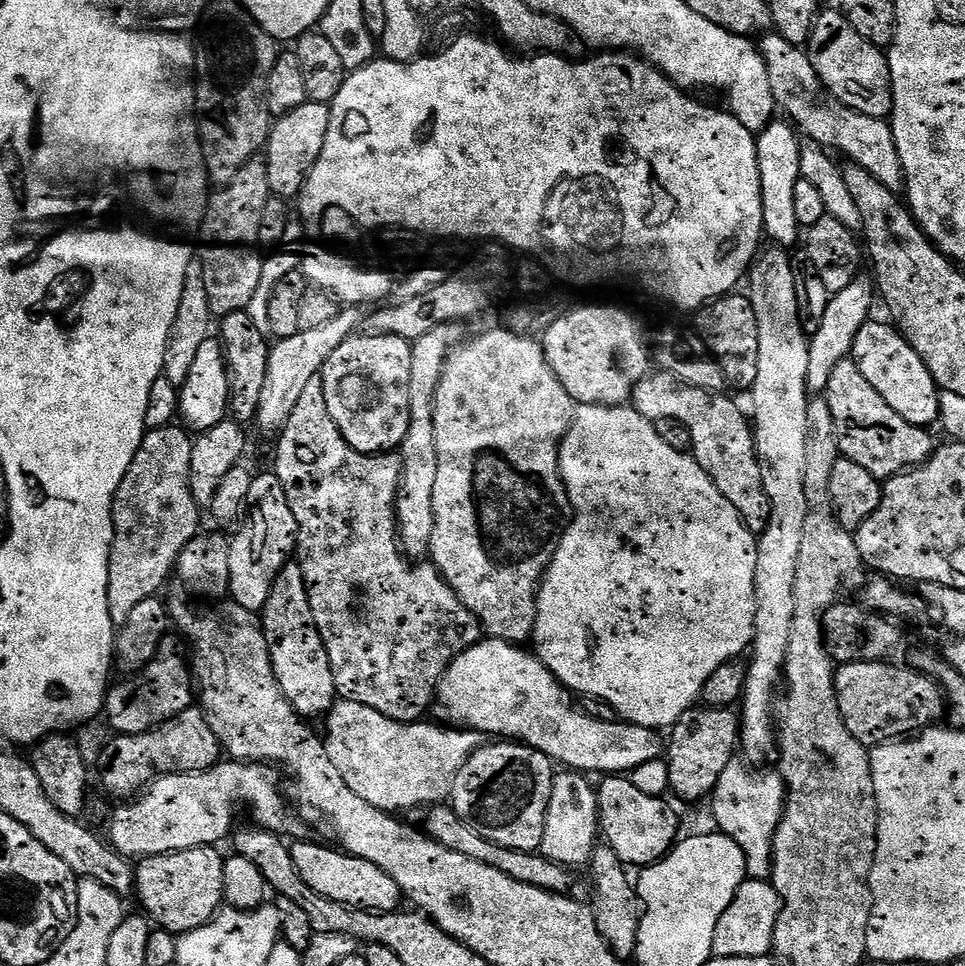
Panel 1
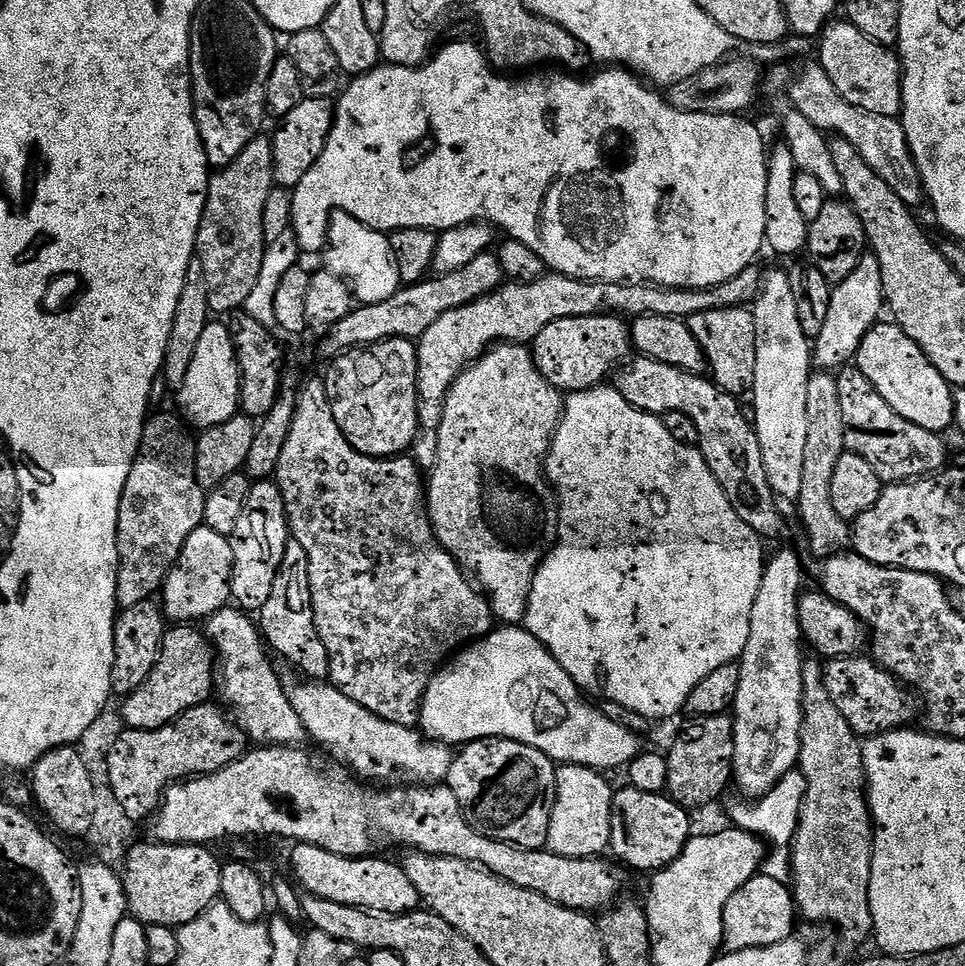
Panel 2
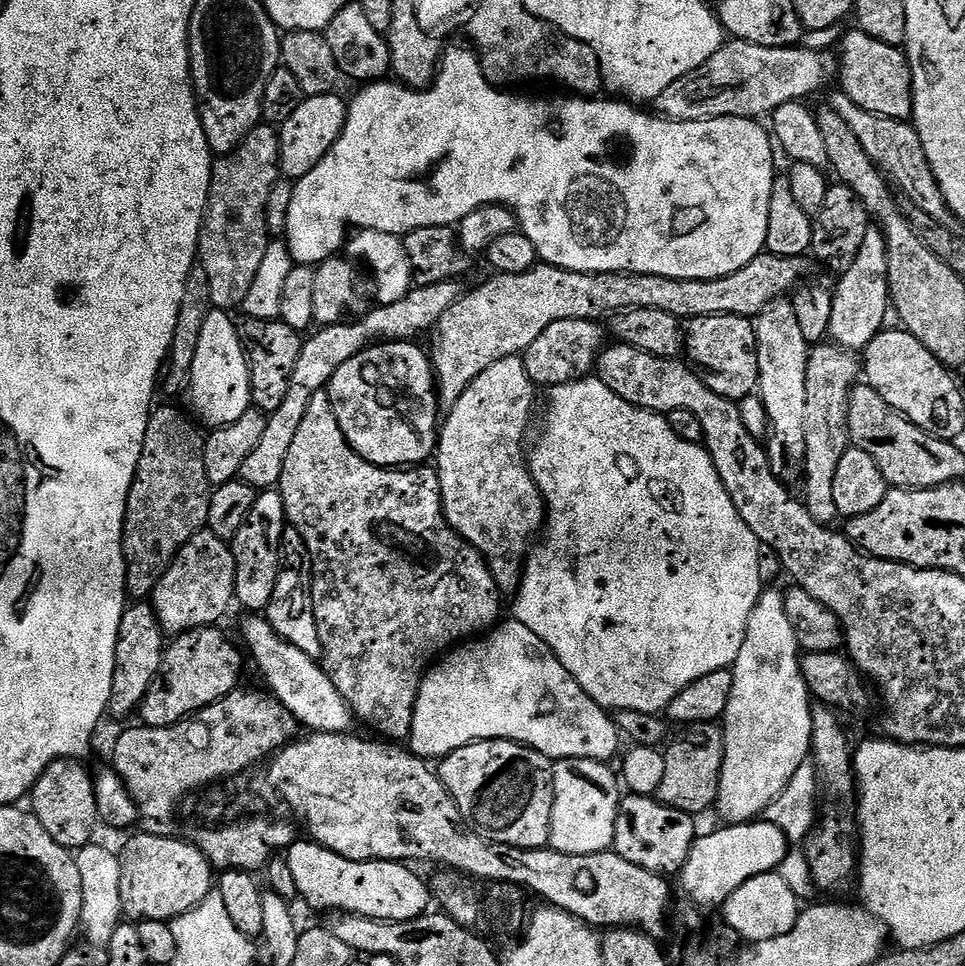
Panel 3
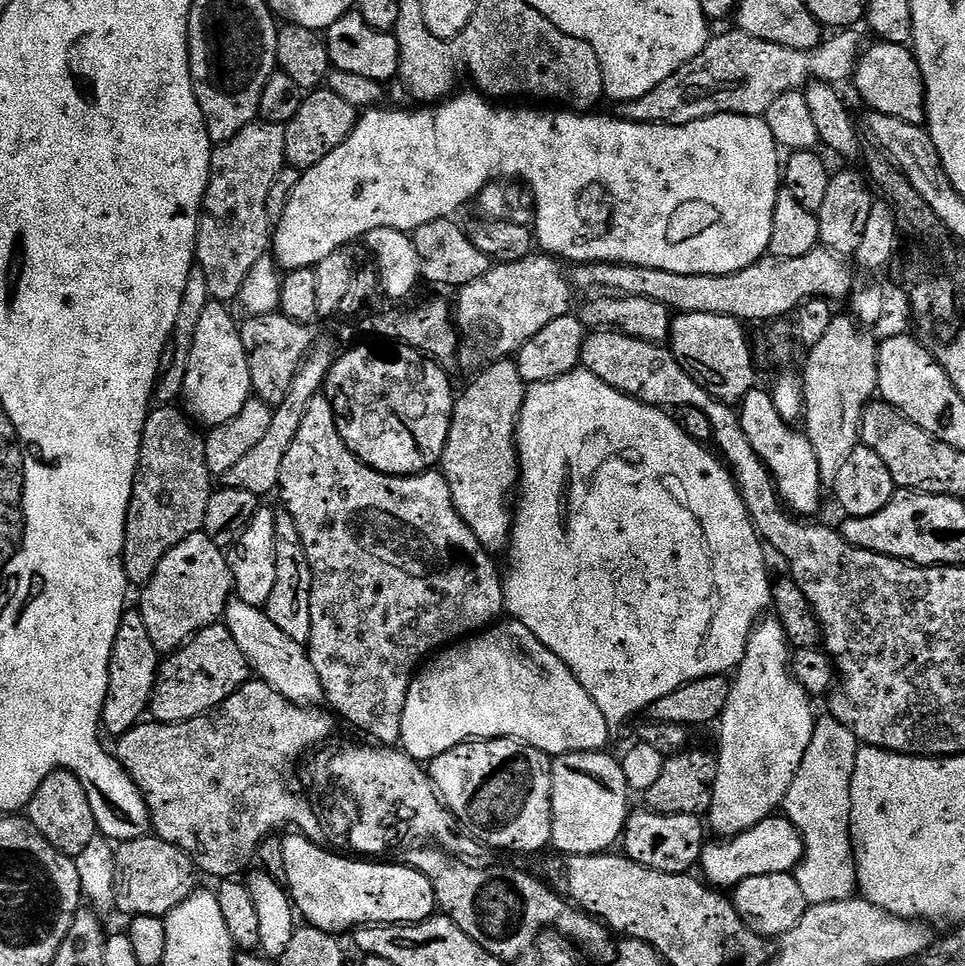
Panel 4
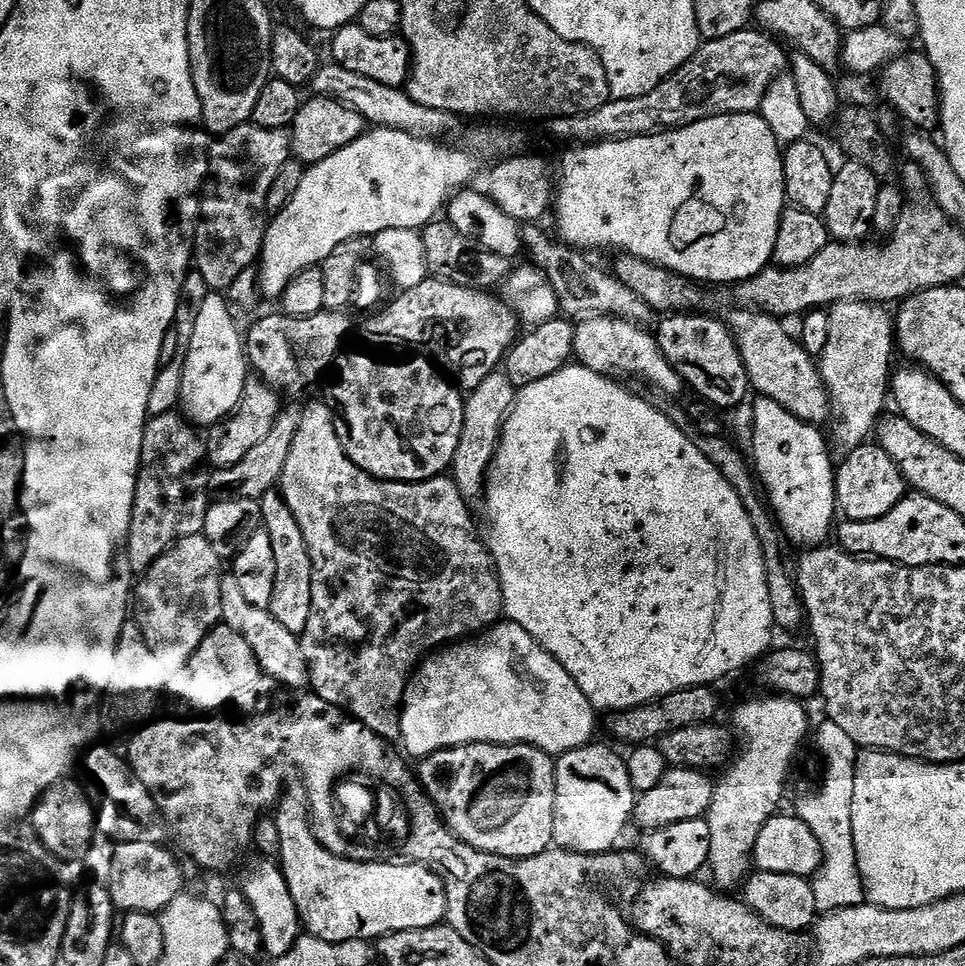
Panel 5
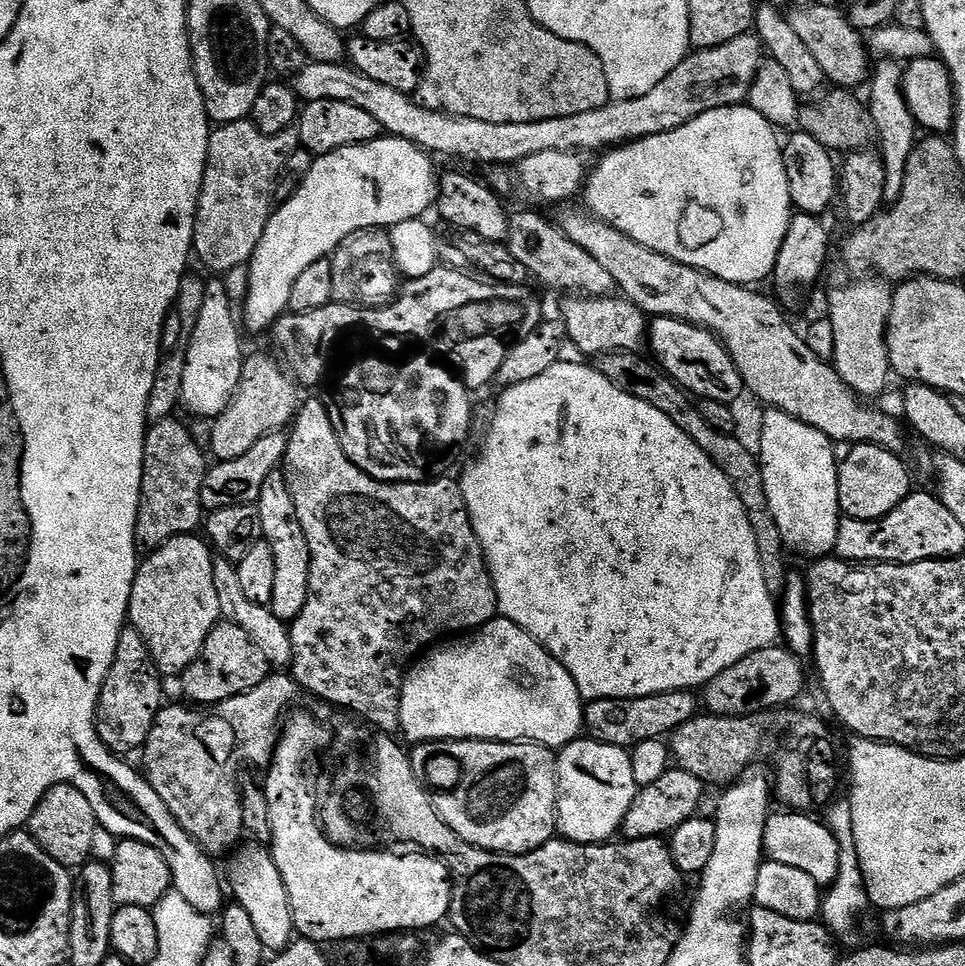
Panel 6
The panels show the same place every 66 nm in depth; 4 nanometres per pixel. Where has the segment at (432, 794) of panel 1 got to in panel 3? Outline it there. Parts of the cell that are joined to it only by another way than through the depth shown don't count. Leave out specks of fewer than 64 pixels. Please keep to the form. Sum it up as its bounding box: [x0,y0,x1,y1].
[240,614,354,732]

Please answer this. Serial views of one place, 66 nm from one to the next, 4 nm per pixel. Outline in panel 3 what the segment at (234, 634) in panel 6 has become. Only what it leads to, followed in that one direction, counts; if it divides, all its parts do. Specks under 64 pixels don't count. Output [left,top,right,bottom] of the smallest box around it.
[138,627,244,728]

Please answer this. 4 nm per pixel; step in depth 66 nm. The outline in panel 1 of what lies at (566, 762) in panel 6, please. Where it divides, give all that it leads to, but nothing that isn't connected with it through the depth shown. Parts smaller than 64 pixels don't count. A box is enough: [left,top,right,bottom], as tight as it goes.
[538,770,602,866]

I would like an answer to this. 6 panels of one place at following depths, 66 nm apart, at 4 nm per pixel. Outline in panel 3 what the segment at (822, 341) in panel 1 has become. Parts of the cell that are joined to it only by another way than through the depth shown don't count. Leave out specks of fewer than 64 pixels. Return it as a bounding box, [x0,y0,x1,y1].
[830,226,890,353]

